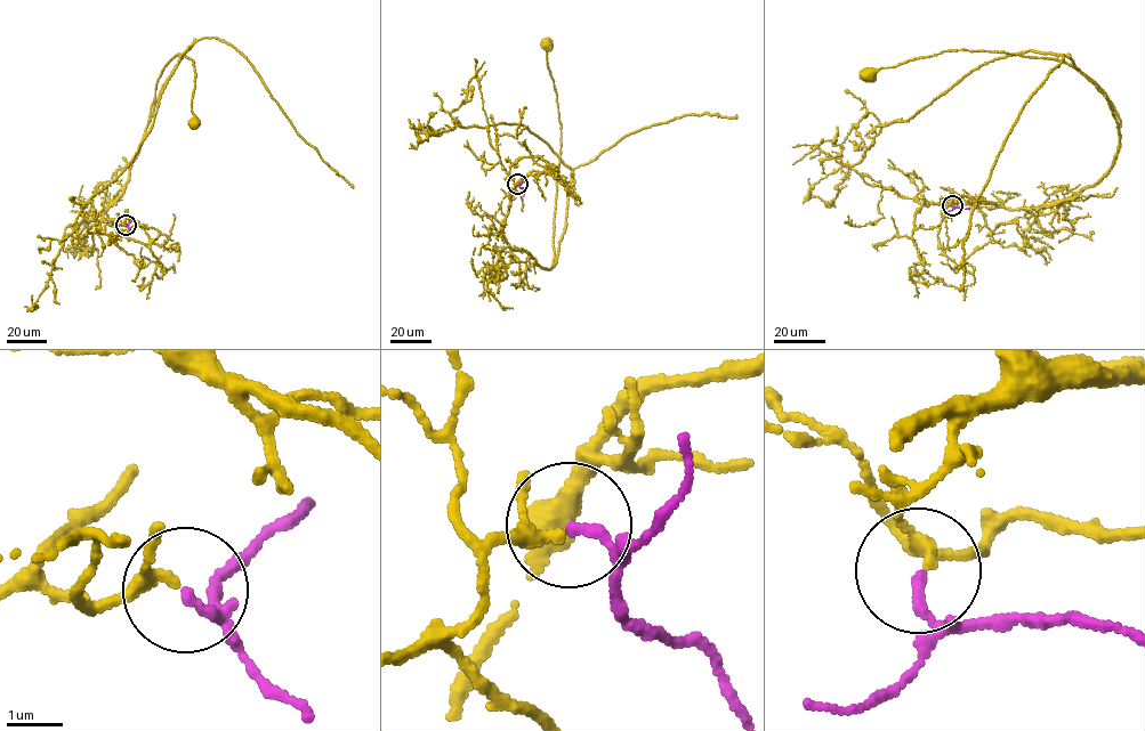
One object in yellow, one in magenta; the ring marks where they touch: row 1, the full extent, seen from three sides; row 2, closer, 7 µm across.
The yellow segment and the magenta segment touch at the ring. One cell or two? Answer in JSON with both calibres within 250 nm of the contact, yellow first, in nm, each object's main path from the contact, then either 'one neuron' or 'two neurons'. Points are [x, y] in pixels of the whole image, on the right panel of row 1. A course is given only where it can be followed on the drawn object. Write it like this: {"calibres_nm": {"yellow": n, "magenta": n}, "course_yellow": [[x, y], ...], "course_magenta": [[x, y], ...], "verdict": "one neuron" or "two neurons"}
{"calibres_nm": {"yellow": 200, "magenta": 130}, "course_yellow": [[952, 204], [1031, 210], [1095, 184], [1118, 149], [1111, 102], [1066, 63], [991, 50], [949, 50], [867, 75]], "course_magenta": [[952, 205], [969, 209]], "verdict": "one neuron"}

